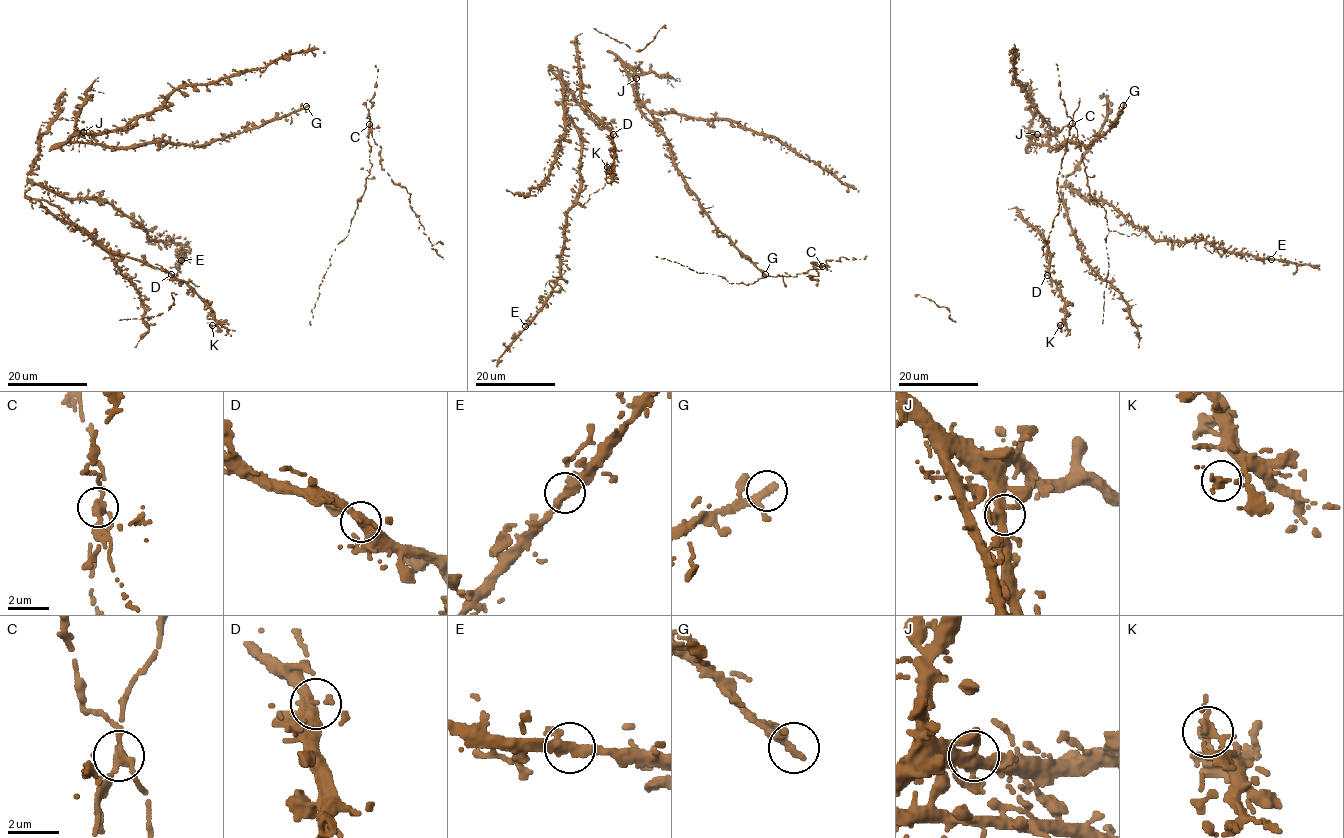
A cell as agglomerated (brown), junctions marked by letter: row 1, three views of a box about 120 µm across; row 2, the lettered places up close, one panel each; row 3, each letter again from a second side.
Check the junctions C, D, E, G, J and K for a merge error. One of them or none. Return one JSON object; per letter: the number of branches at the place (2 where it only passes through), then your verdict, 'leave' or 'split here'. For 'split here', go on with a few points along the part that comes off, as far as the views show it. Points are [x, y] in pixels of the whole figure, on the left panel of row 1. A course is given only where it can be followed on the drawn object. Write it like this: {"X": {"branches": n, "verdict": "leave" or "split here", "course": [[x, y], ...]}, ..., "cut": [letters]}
{"C": {"branches": 3, "verdict": "split here", "course": [[369, 125], [374, 141], [381, 147], [382, 168], [410, 194], [410, 206], [431, 248], [443, 259]]}, "D": {"branches": 3, "verdict": "leave"}, "E": {"branches": 3, "verdict": "leave"}, "G": {"branches": 2, "verdict": "leave"}, "J": {"branches": 3, "verdict": "leave"}, "K": {"branches": 2, "verdict": "leave"}, "cut": ["C"]}

